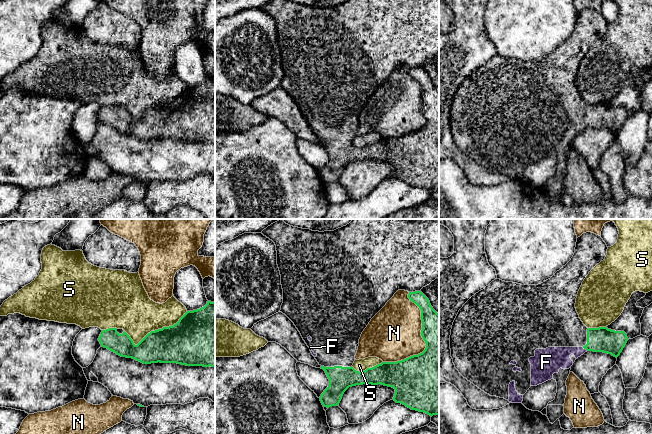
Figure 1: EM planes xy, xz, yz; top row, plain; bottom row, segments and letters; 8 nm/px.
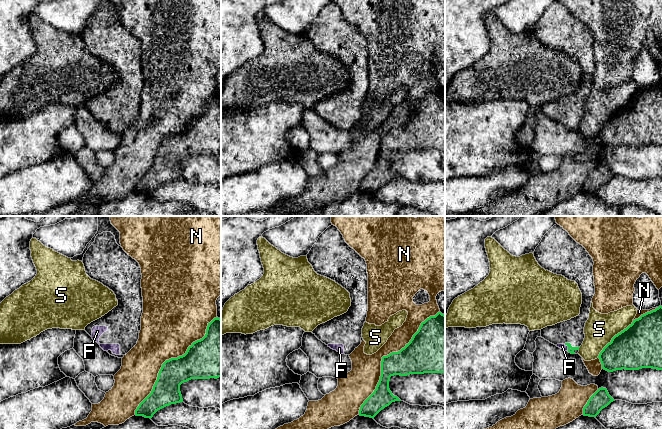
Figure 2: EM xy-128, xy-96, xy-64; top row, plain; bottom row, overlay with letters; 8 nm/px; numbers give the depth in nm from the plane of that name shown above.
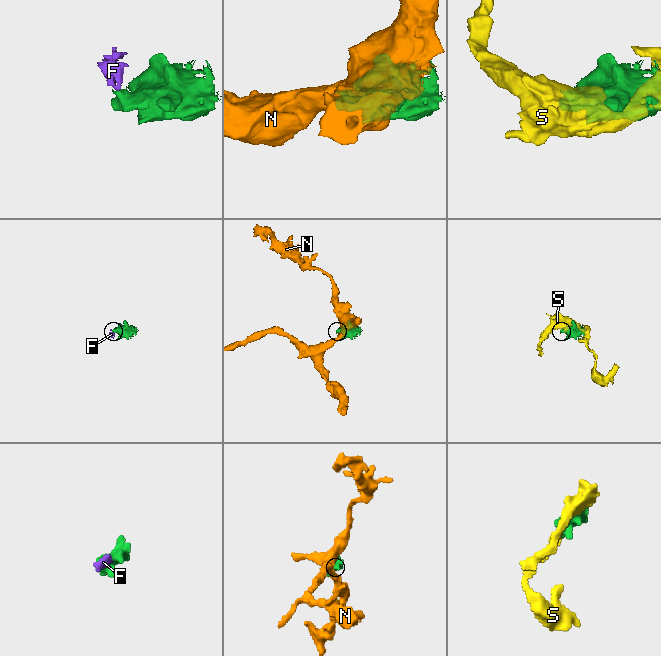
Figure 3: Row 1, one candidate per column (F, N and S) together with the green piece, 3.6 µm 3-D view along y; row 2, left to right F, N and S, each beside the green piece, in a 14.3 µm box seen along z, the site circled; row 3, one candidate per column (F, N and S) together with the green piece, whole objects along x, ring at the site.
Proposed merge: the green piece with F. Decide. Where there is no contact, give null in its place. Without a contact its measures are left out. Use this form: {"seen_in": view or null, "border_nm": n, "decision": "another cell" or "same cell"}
{"seen_in": "yz", "border_nm": 50, "decision": "same cell"}

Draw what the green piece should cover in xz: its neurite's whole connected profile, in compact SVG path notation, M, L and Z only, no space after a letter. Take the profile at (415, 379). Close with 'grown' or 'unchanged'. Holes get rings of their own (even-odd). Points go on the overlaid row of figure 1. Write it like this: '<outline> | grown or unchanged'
M281 219L261 233L276 245L283 289L280 312L294 323L329 379L329 386L320 396L322 405L327 408L339 405L349 387L381 384L395 389L393 400L396 403L431 417L439 415L439 314L420 291L439 277L439 219L353 219L346 226L324 232L293 227ZM398 290L408 291L410 301L421 310L425 350L401 361L382 362L365 371L356 371L352 365L362 332Z | grown

